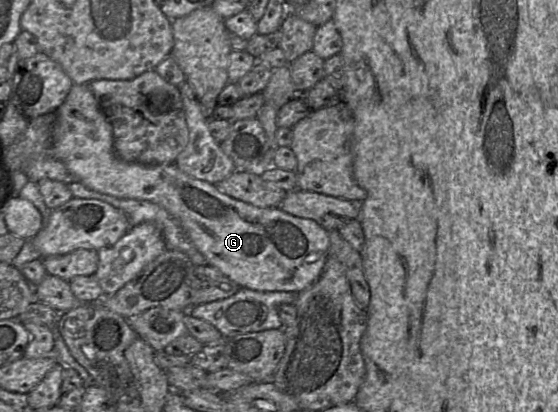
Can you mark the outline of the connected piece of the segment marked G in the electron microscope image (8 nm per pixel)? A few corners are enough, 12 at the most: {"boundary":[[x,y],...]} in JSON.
{"boundary":[[87,84],[47,155],[78,182],[164,208],[240,287],[301,292],[329,232],[175,164],[127,162]]}

